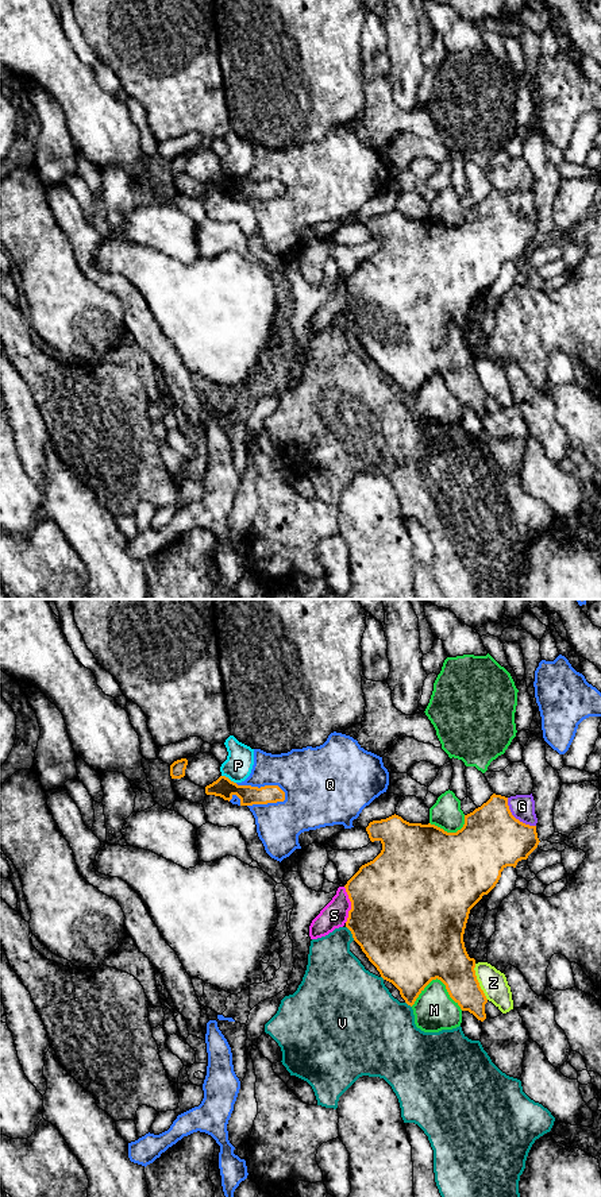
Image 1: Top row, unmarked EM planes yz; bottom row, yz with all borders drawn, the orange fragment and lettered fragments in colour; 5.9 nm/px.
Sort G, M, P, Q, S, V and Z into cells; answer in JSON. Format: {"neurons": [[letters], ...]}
{"neurons": [["G"], ["M"], ["P"], ["Q"], ["S"], ["V"], ["Z"]]}

